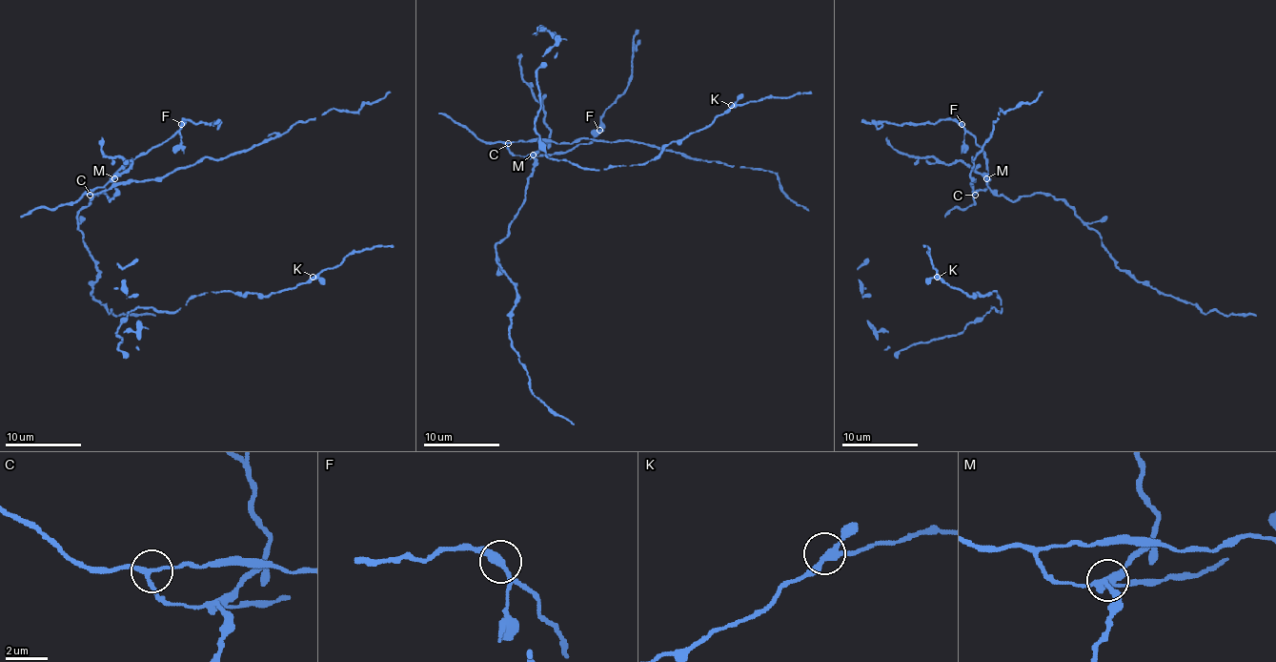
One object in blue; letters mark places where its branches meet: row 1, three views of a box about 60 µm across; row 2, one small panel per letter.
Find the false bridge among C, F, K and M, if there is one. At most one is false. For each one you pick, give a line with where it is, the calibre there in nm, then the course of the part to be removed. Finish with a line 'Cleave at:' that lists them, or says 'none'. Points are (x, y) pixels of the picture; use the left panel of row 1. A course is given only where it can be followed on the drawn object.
M: Place: (114, 178). Thickness 320 nm. Course of the part to remove: (114, 177), (109, 200), (99, 193), (78, 212), (97, 269), (91, 294), (114, 315), (154, 315)
Cleave at: M

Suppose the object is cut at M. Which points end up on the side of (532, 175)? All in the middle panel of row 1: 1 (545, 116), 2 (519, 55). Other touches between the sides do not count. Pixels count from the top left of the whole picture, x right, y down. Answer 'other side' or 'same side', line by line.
1: same side
2: same side

